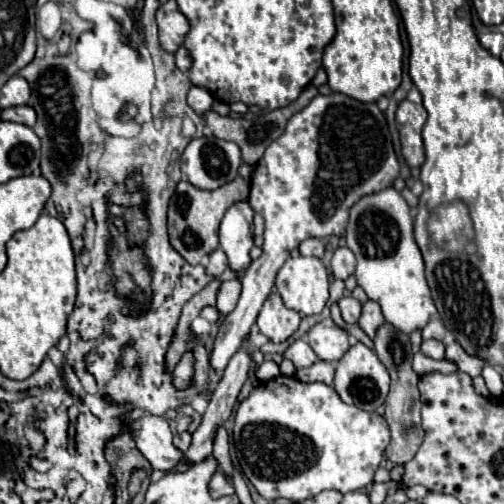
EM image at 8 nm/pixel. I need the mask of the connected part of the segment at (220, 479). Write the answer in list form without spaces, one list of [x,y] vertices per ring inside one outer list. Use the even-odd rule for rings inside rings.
[[[218,469],[216,475],[212,477],[212,495],[220,495],[220,497],[224,497],[224,495],[232,495],[232,493],[234,493],[234,485],[226,479],[224,471]]]

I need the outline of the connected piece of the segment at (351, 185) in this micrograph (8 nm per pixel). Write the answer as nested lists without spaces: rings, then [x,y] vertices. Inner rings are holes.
[[[330,93],[330,95],[316,95],[308,107],[298,111],[290,117],[286,123],[284,133],[272,141],[262,159],[256,163],[252,177],[250,177],[250,207],[262,215],[264,219],[264,245],[262,255],[252,261],[250,269],[240,277],[242,283],[242,295],[236,305],[236,309],[224,317],[218,337],[214,341],[214,349],[210,353],[210,365],[214,371],[222,373],[230,361],[230,357],[238,351],[240,339],[250,333],[252,325],[256,323],[256,317],[268,299],[268,295],[274,291],[276,273],[284,265],[284,261],[290,257],[298,245],[308,237],[328,237],[328,235],[344,235],[344,227],[348,223],[348,211],[350,207],[362,197],[372,191],[382,191],[384,187],[390,187],[392,181],[398,177],[400,163],[396,159],[390,131],[386,125],[384,113],[378,109],[376,103],[360,103],[344,93]]]

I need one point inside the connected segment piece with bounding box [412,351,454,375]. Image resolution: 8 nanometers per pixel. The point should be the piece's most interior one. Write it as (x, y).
(422, 364)

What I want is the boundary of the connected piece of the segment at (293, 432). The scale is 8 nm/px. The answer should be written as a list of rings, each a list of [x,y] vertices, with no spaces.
[[[280,375],[260,383],[236,411],[234,445],[242,473],[268,501],[280,497],[290,501],[304,501],[324,489],[336,489],[342,493],[364,489],[372,483],[374,471],[378,469],[388,443],[390,431],[384,417],[344,403],[336,395],[334,387],[324,383],[300,383],[296,377]]]

